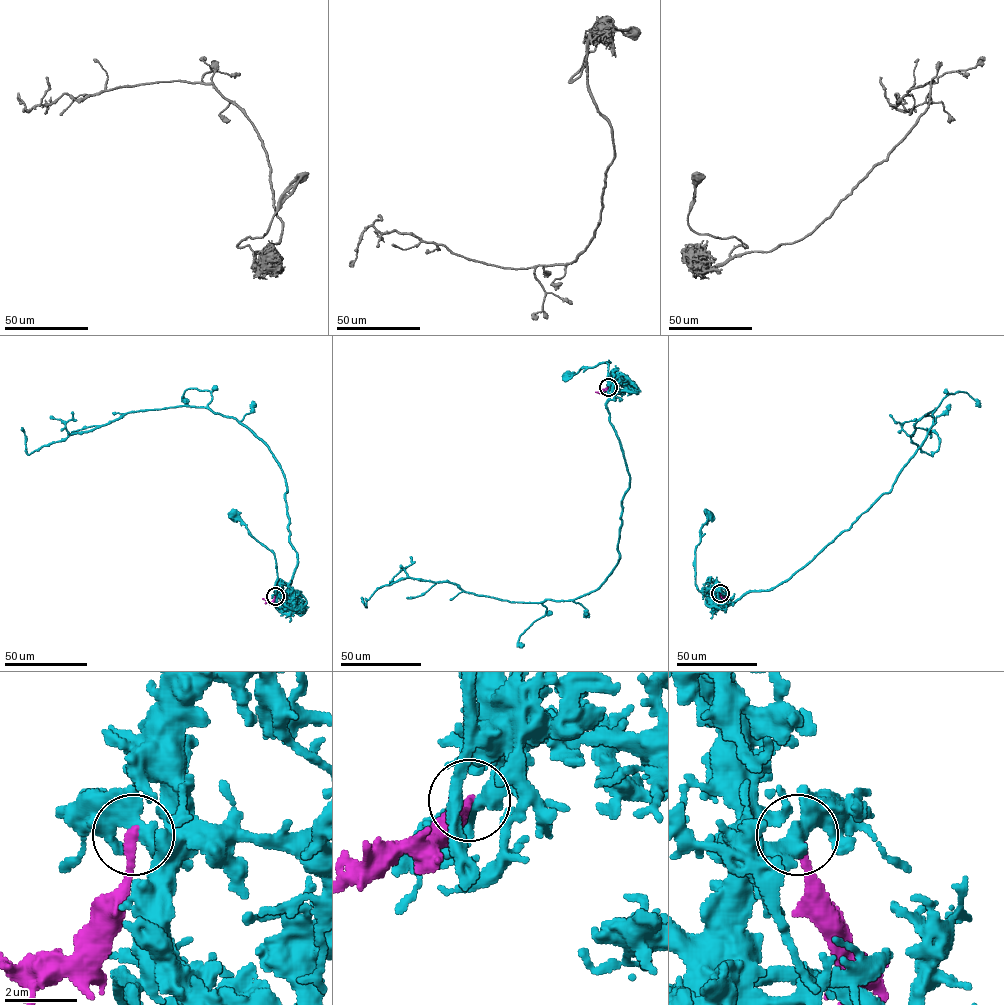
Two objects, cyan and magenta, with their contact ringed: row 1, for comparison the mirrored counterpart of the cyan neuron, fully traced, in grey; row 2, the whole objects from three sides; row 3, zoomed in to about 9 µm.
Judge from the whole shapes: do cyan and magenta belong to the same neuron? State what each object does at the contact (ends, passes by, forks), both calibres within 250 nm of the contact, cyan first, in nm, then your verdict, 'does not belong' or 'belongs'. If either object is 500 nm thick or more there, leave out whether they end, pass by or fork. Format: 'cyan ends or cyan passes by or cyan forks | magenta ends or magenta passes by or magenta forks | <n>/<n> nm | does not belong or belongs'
cyan passes by | magenta ends | 480/240 nm | does not belong

